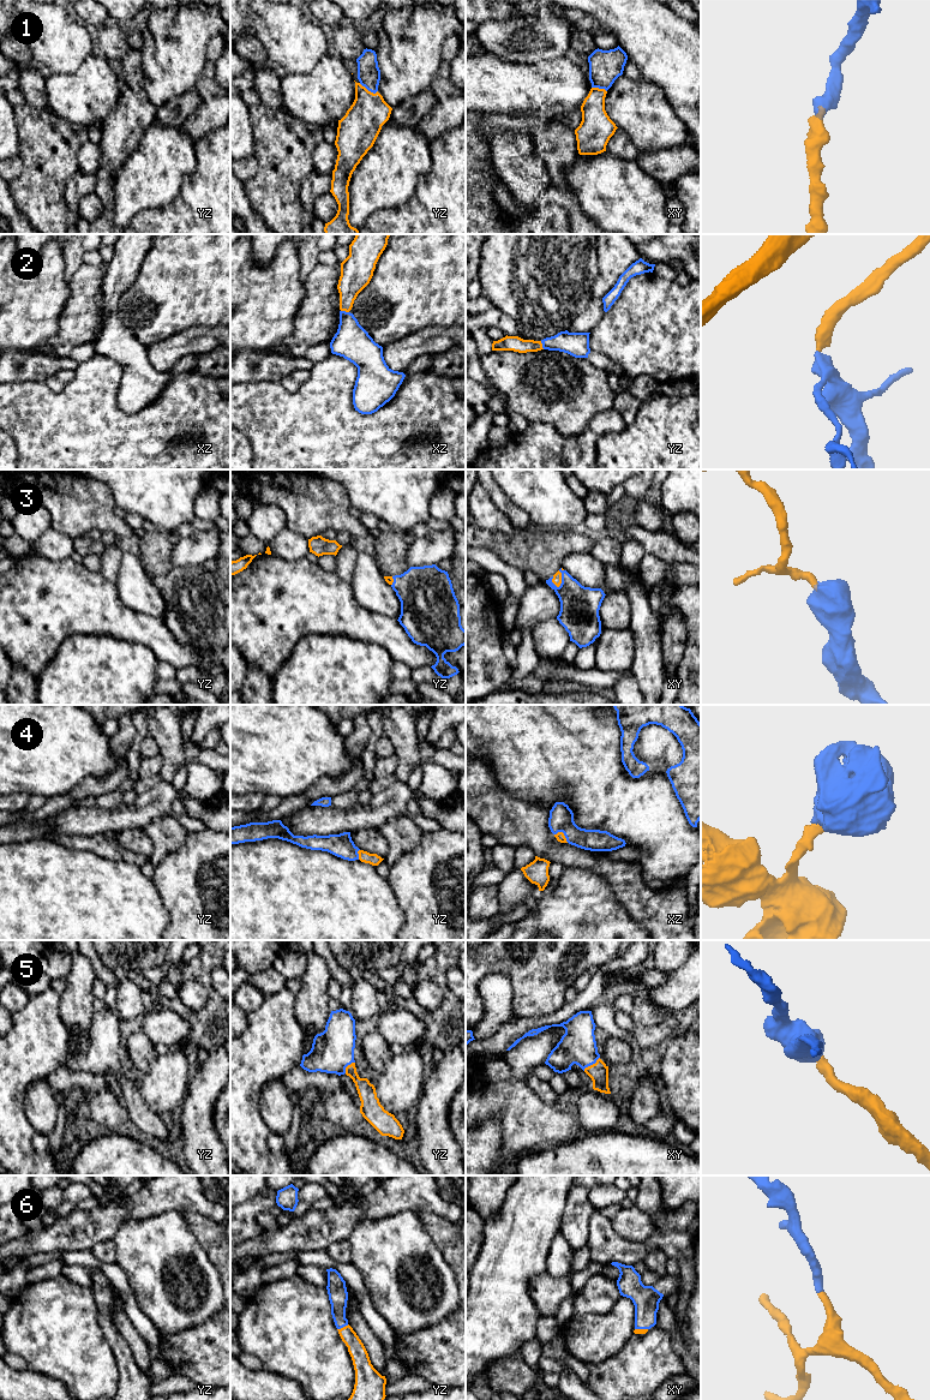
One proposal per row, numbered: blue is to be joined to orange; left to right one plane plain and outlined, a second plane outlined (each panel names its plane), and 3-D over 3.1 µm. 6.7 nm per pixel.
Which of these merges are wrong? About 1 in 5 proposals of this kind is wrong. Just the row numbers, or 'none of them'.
none of them

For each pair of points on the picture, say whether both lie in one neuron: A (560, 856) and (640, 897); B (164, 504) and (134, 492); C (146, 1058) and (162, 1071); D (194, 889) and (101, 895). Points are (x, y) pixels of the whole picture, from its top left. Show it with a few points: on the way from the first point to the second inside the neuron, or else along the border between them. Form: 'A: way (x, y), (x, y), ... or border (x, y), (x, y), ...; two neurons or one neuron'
A: way (580, 857), (598, 863), (614, 872), (620, 878); one neuron
B: way (157, 497), (152, 492), (142, 492); one neuron
C: border (158, 1054), (144, 1074); two neurons
D: border (151, 879), (169, 917); two neurons

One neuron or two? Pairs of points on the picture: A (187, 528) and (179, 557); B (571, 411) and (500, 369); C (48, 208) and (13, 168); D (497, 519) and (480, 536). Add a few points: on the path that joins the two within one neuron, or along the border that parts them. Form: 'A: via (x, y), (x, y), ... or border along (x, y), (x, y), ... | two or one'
A: border along (194, 530), (188, 536), (181, 538) | two
B: via (553, 407), (542, 405), (518, 383) | one
C: border along (19, 155), (24, 171), (12, 179) | two
D: border along (478, 526), (485, 530), (514, 532) | two

